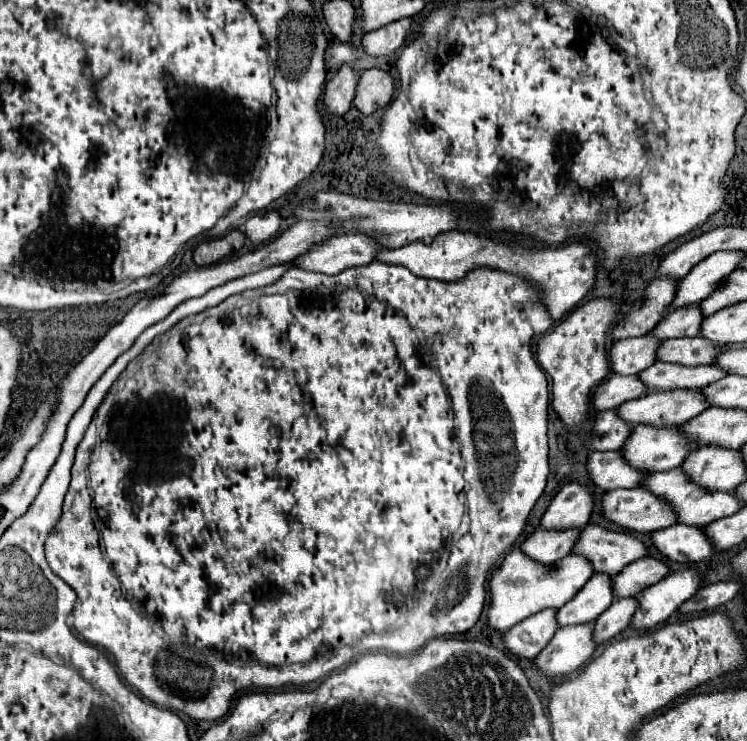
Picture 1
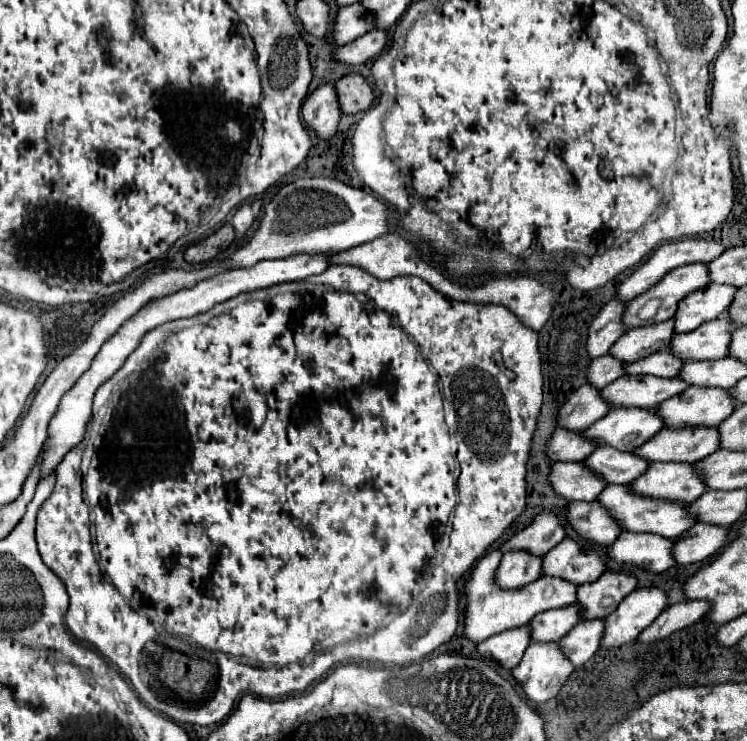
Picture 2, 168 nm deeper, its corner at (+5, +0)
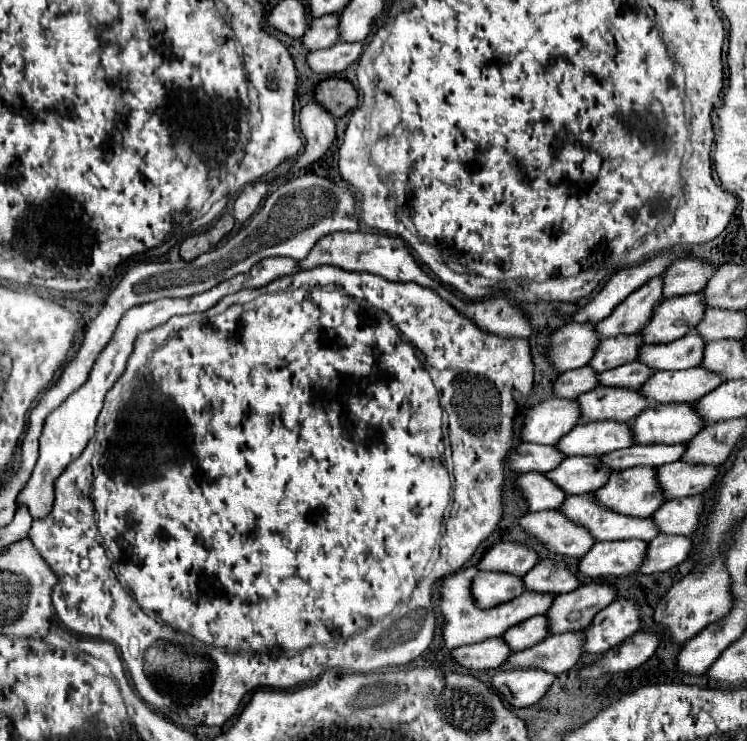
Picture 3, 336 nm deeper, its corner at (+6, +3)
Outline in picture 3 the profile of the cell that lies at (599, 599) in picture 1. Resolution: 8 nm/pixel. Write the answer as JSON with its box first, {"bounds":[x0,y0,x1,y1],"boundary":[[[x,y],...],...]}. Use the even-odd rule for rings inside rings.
{"bounds":[501,616,549,652],"boundary":[[[533,616],[531,620],[525,620],[525,622],[509,628],[501,638],[509,644],[511,652],[519,652],[519,650],[535,646],[537,642],[545,640],[547,636],[549,636],[547,618],[545,616]]]}

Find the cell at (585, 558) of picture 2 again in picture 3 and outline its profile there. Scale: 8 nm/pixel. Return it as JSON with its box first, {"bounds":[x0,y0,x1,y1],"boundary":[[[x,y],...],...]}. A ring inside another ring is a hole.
{"bounds":[523,560,579,594],"boundary":[[[543,560],[535,564],[525,576],[523,584],[527,592],[543,592],[543,594],[565,594],[575,590],[579,584],[577,576],[567,570],[563,564],[555,564],[551,560]]]}

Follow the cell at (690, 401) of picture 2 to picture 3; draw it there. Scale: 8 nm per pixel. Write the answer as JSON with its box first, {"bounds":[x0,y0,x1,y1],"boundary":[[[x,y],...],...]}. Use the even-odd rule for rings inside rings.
{"bounds":[631,404,701,444],"boundary":[[[653,404],[631,424],[633,444],[687,444],[701,430],[693,404]]]}

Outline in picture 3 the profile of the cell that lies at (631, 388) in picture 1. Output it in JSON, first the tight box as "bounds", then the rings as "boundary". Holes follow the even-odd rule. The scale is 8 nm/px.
{"bounds":[521,398,579,446],"boundary":[[[549,398],[531,406],[521,426],[521,440],[553,446],[579,422],[577,400]]]}

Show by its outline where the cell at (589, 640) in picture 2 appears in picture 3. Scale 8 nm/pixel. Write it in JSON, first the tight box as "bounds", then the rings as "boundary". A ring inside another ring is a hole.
{"bounds":[497,632,583,674],"boundary":[[[565,632],[565,634],[559,634],[559,636],[547,636],[543,642],[539,642],[533,648],[521,650],[517,654],[509,654],[509,660],[497,670],[507,670],[507,668],[543,668],[543,670],[553,672],[553,674],[563,674],[563,672],[571,670],[577,664],[581,652],[583,652],[581,650],[581,632]]]}

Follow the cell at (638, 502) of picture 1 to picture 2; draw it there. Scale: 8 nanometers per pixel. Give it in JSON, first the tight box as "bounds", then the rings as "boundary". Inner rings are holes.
{"bounds":[566,501,618,545],"boundary":[[[598,501],[590,503],[570,503],[566,513],[570,525],[588,541],[598,545],[610,545],[618,539],[618,523],[610,519],[610,511]]]}

